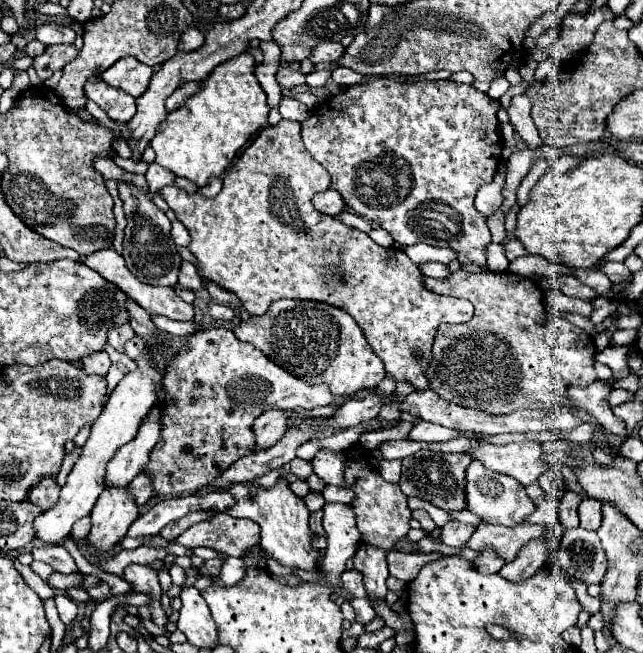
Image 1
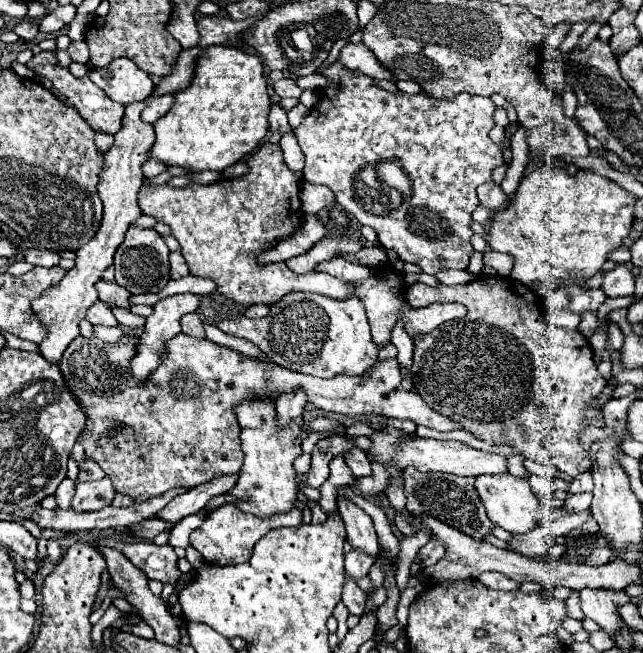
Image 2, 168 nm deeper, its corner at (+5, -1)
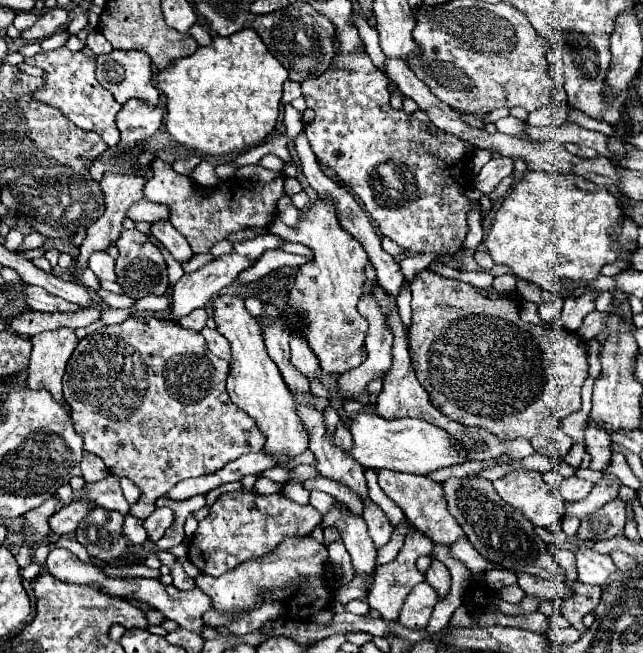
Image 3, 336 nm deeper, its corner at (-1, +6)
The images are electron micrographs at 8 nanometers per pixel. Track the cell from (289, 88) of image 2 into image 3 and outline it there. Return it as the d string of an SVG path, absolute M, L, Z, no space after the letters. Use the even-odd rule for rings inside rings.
M286 81L284 83L284 89L282 89L282 103L290 103L292 99L300 97L302 91L300 91L300 83L296 81Z

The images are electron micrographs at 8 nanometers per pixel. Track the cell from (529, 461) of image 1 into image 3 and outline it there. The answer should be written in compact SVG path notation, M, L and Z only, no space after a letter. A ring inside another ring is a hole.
M360 411L350 421L350 433L354 439L350 455L354 455L354 459L358 459L358 463L362 463L364 467L372 469L428 475L452 463L464 463L466 459L466 453L458 447L458 443L454 443L454 439L450 439L446 431L440 431L440 427L426 423L424 419L382 421L370 411Z

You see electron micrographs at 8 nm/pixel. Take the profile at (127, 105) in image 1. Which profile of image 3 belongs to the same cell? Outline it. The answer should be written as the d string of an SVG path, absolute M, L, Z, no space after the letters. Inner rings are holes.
M60 47L54 51L40 51L34 57L26 57L24 59L28 65L40 67L44 69L44 77L42 77L42 87L38 87L32 93L32 99L38 103L46 103L50 107L56 107L62 111L62 115L66 119L70 119L76 127L84 129L84 131L94 131L98 133L104 143L108 147L116 147L118 143L118 127L116 127L116 113L120 111L120 103L112 97L110 91L106 91L96 75L96 61L86 57L82 51L74 53L68 47Z

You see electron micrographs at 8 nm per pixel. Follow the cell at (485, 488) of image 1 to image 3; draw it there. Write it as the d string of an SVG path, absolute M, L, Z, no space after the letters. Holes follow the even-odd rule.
M518 469L504 479L494 481L494 489L536 527L550 527L566 515L566 501L560 497L560 491L548 485L538 471Z

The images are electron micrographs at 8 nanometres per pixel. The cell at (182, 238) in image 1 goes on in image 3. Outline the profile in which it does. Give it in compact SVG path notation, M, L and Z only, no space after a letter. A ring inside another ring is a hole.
M140 199L140 201L136 201L136 203L130 207L128 217L130 217L132 221L154 223L154 221L168 219L168 217L170 217L170 207L164 205L164 203L152 203L152 201Z

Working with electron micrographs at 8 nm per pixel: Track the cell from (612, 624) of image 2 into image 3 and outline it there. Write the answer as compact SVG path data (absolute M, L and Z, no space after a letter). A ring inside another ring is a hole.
M594 549L576 551L576 571L582 583L600 585L600 587L608 587L610 581L622 577L618 567L612 563L612 559Z

